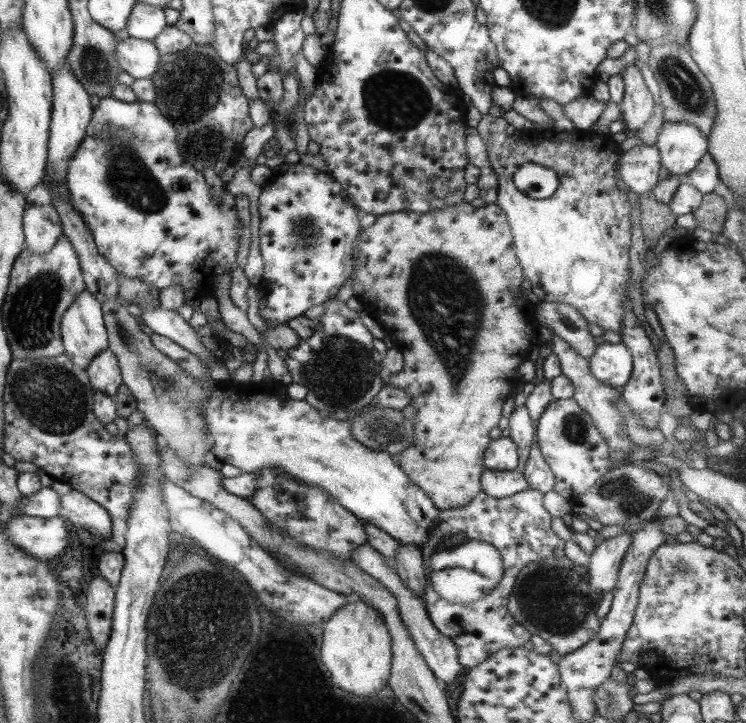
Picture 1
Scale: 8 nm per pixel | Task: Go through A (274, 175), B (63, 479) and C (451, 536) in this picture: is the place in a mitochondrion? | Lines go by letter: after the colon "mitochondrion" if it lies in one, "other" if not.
A: other
B: other
C: mitochondrion

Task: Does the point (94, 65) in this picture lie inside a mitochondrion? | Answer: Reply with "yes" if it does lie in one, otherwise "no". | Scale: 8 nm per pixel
yes

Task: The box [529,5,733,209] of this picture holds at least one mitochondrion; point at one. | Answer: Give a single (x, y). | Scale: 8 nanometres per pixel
(687, 90)

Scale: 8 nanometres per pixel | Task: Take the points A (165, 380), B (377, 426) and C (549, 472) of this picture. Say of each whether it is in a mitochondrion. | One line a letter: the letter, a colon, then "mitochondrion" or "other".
A: mitochondrion
B: mitochondrion
C: other

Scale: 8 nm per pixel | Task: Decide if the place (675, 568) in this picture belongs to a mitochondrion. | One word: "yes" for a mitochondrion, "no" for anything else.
yes

